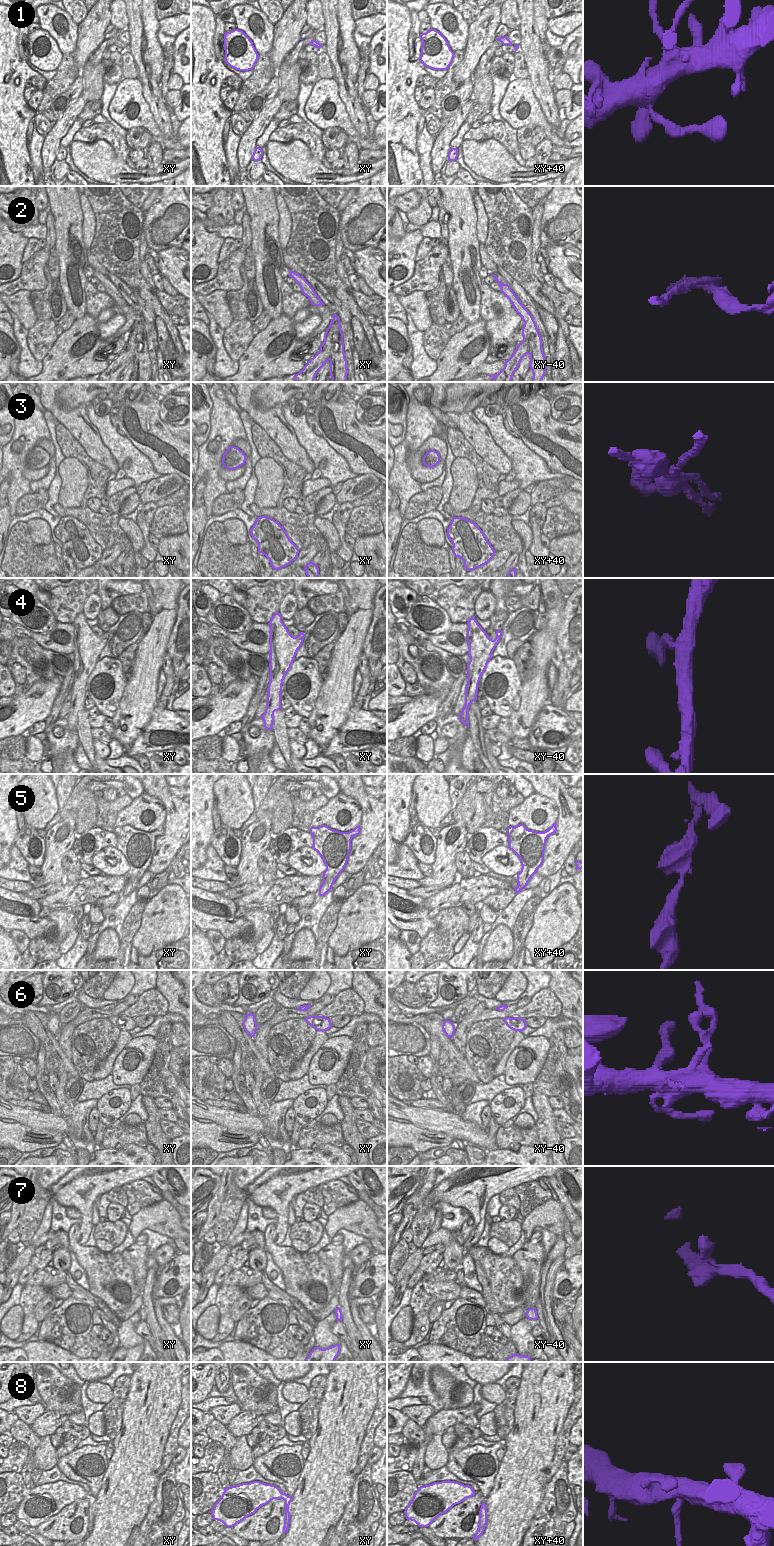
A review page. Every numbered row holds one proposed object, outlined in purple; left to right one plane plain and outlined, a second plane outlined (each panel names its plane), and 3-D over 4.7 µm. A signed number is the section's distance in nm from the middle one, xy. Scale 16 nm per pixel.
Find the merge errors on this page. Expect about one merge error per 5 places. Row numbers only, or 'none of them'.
2, 3.

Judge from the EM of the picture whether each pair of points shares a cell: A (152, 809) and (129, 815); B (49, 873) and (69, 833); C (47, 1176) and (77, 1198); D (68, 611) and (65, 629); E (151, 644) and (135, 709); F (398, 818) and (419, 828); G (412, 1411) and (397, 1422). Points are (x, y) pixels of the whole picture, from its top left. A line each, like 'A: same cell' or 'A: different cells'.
A: same cell
B: same cell
C: different cells
D: different cells
E: same cell
F: different cells
G: different cells

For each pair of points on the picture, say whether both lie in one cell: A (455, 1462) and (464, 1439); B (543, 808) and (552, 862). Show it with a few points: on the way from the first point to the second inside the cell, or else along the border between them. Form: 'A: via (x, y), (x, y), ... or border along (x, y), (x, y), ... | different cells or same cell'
A: border along (468, 1445), (458, 1451), (448, 1451) | different cells
B: border along (549, 798), (557, 807), (556, 821) | different cells

